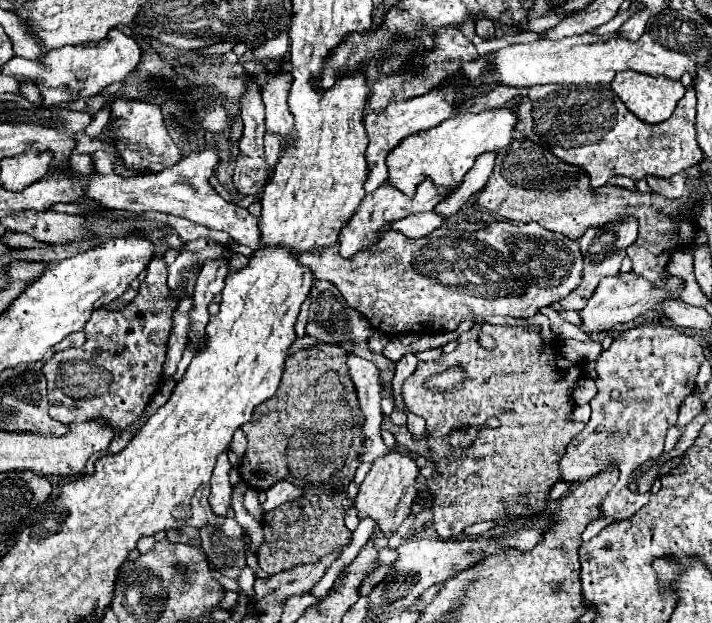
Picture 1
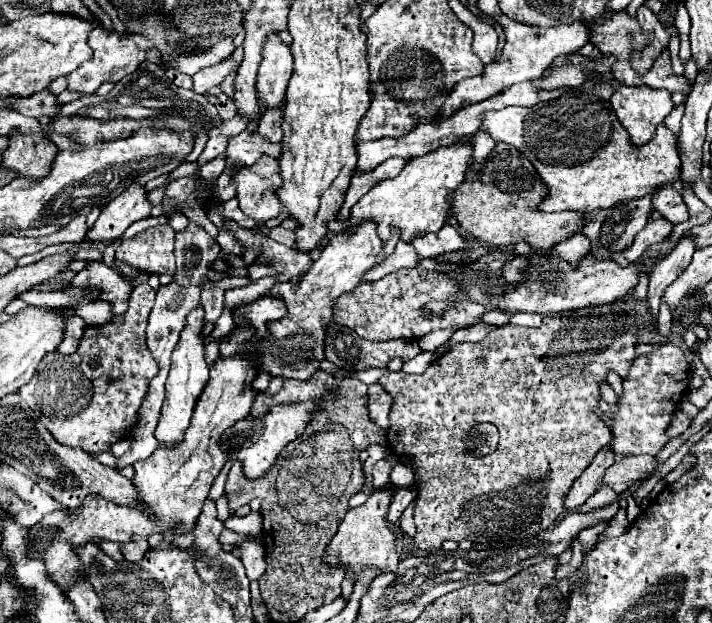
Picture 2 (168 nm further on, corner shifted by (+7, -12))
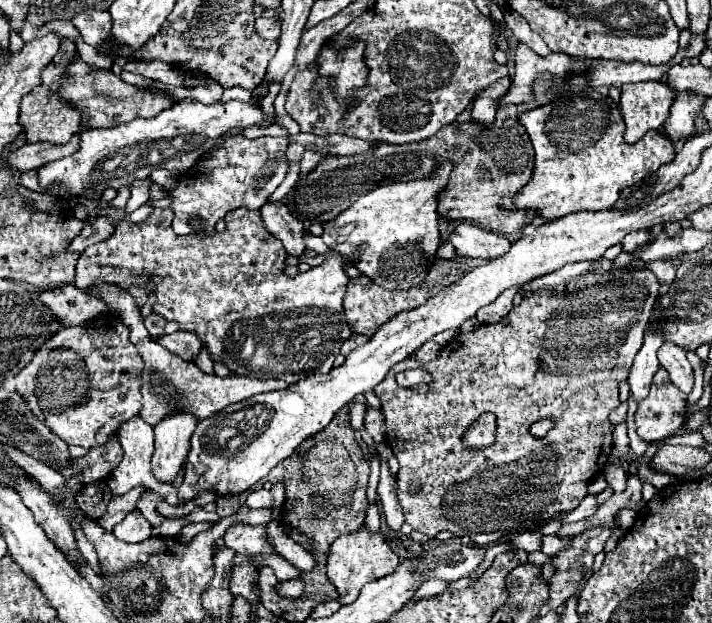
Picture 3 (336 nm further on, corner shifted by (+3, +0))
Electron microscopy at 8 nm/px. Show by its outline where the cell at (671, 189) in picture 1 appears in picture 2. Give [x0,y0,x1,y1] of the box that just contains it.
[654,186,690,224]

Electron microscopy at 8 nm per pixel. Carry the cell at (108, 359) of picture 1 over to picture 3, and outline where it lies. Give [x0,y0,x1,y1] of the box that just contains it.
[16,312,142,448]

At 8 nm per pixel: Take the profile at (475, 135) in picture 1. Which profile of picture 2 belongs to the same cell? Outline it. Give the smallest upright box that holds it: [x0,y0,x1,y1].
[348,140,472,242]

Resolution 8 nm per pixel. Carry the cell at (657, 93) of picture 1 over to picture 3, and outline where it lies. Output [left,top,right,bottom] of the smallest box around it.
[620,82,676,142]

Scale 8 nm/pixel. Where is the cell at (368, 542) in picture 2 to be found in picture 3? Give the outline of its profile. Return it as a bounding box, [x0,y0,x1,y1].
[326,526,400,604]

